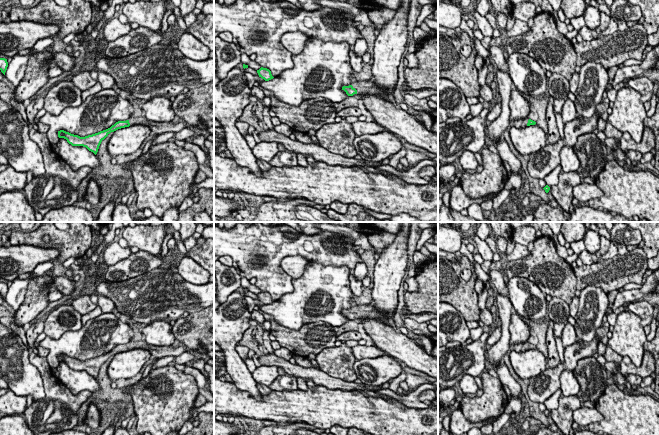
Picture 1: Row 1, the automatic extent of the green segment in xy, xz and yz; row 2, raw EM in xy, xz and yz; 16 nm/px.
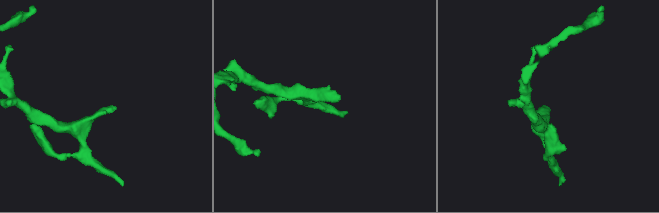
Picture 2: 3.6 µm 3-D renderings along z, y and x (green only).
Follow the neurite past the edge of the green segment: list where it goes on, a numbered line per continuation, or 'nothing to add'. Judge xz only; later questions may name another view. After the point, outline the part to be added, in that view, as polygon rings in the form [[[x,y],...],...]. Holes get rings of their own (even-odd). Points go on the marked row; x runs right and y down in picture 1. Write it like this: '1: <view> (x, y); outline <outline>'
1: xz (367, 86); outline [[[360,80],[356,82],[351,82],[350,85],[357,90],[357,94],[362,95],[366,93],[376,94],[379,92],[378,87],[372,80]]]

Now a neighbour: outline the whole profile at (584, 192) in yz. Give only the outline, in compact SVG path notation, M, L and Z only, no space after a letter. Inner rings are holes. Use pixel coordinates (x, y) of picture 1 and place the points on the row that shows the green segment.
M580 183L573 187L573 196L581 202L588 202L591 199L603 196L602 190L594 183Z

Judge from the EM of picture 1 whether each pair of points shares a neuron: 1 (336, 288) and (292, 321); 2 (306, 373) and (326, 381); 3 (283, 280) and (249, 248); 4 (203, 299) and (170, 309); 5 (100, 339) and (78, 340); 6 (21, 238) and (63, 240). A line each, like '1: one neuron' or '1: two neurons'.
1: one neuron
2: one neuron
3: one neuron
4: one neuron
5: one neuron
6: one neuron

